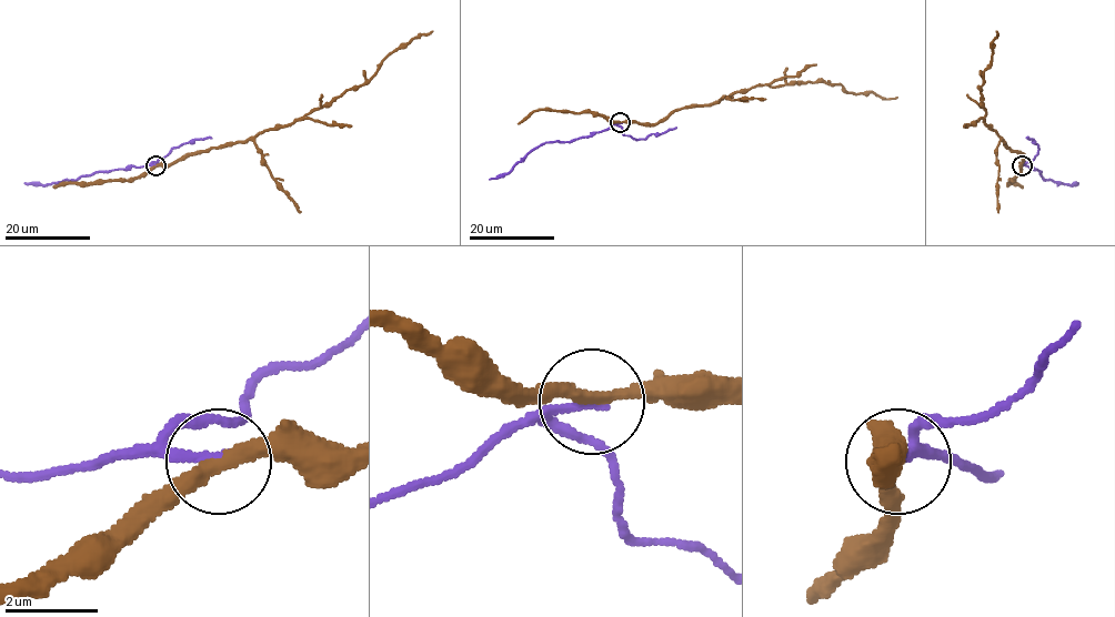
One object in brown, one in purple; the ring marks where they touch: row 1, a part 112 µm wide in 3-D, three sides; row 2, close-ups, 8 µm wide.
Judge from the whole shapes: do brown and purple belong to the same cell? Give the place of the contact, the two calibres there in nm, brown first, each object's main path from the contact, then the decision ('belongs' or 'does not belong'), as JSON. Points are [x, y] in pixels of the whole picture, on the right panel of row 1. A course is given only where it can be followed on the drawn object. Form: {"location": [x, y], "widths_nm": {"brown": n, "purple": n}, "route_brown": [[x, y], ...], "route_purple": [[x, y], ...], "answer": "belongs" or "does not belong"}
{"location": [1022, 165], "widths_nm": {"brown": 280, "purple": 170}, "route_brown": [[1022, 167], [1023, 154], [1013, 151], [984, 121], [986, 111], [981, 87], [993, 53], [991, 42], [996, 30]], "route_purple": [[1022, 165], [1041, 171], [1044, 180], [1078, 183]], "answer": "does not belong"}

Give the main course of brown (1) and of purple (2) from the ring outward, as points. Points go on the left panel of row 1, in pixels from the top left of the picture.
1: (154, 167), (247, 142), (271, 128), (300, 121), (363, 84), (390, 53), (432, 30)
2: (154, 165), (96, 171), (76, 180), (43, 185), (24, 183)

